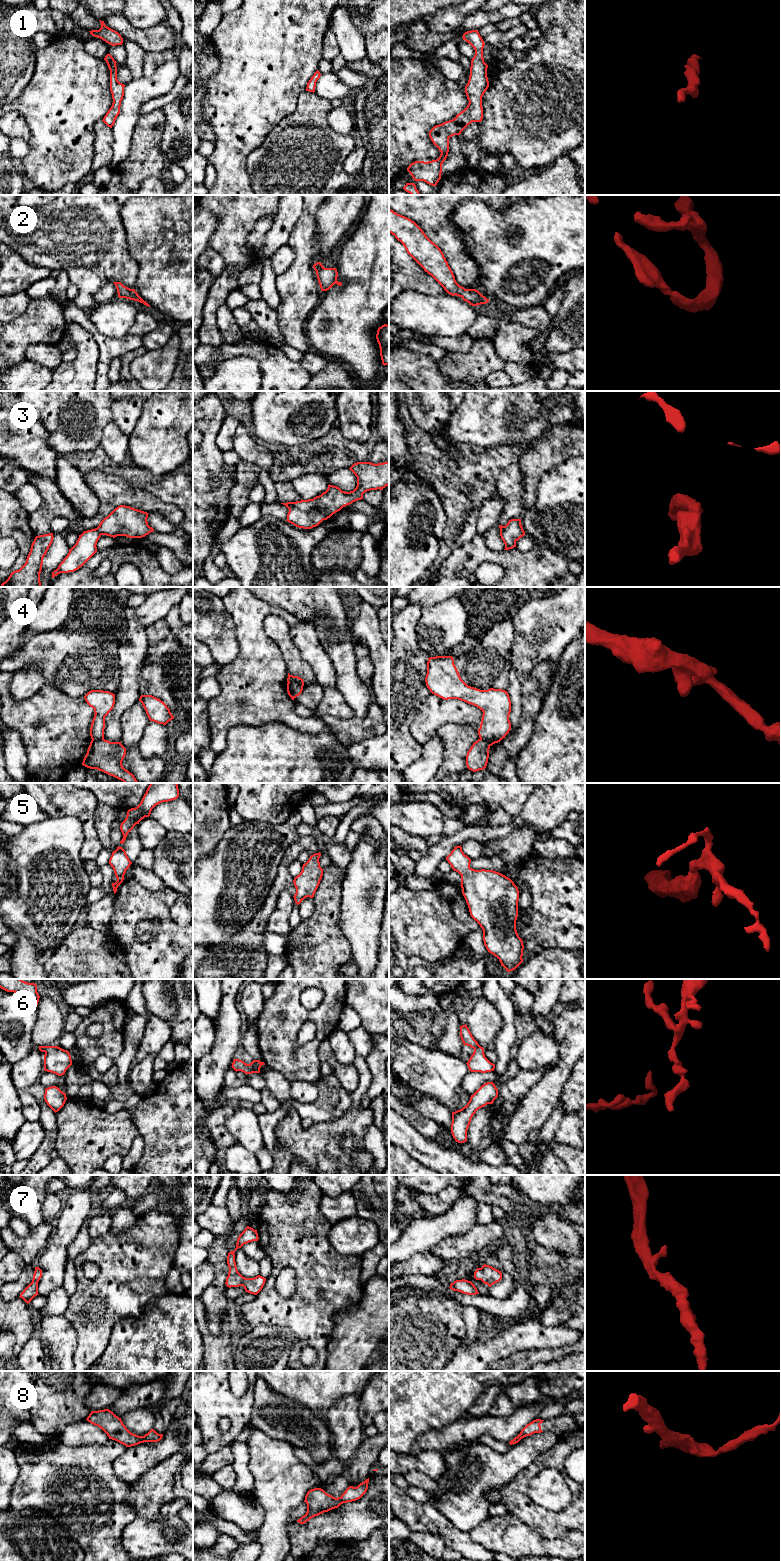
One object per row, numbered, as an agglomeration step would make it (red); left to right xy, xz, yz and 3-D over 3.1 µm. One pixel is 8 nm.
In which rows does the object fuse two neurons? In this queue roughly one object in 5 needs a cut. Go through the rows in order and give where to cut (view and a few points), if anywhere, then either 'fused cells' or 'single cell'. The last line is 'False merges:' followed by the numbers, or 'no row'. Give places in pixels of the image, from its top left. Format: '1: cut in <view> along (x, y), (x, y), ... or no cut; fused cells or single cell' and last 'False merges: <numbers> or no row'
1: no cut; single cell
2: no cut; single cell
3: no cut; single cell
4: cut in xz along (288, 682), (299, 682), (303, 685); fused cells
5: no cut; single cell
6: no cut; single cell
7: no cut; single cell
8: no cut; single cell
False merges: 4

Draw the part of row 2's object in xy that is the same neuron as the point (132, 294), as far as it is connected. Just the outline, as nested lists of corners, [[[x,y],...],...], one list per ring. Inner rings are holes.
[[[113,282],[113,283],[116,286],[119,298],[126,298],[126,299],[138,301],[138,302],[143,303],[144,305],[150,307],[150,305],[138,295],[138,293],[135,291],[135,289],[130,289],[130,288],[124,286],[121,282]]]

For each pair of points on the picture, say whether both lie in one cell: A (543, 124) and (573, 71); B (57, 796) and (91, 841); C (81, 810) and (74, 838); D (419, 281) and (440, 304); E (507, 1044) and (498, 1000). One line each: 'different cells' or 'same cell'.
A: same cell
B: same cell
C: different cells
D: different cells
E: same cell

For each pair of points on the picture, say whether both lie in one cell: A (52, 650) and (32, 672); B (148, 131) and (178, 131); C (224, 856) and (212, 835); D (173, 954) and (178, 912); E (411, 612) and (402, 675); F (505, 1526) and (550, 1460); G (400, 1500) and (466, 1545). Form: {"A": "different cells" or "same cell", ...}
{"A": "different cells", "B": "different cells", "C": "different cells", "D": "different cells", "E": "same cell", "F": "different cells", "G": "same cell"}

